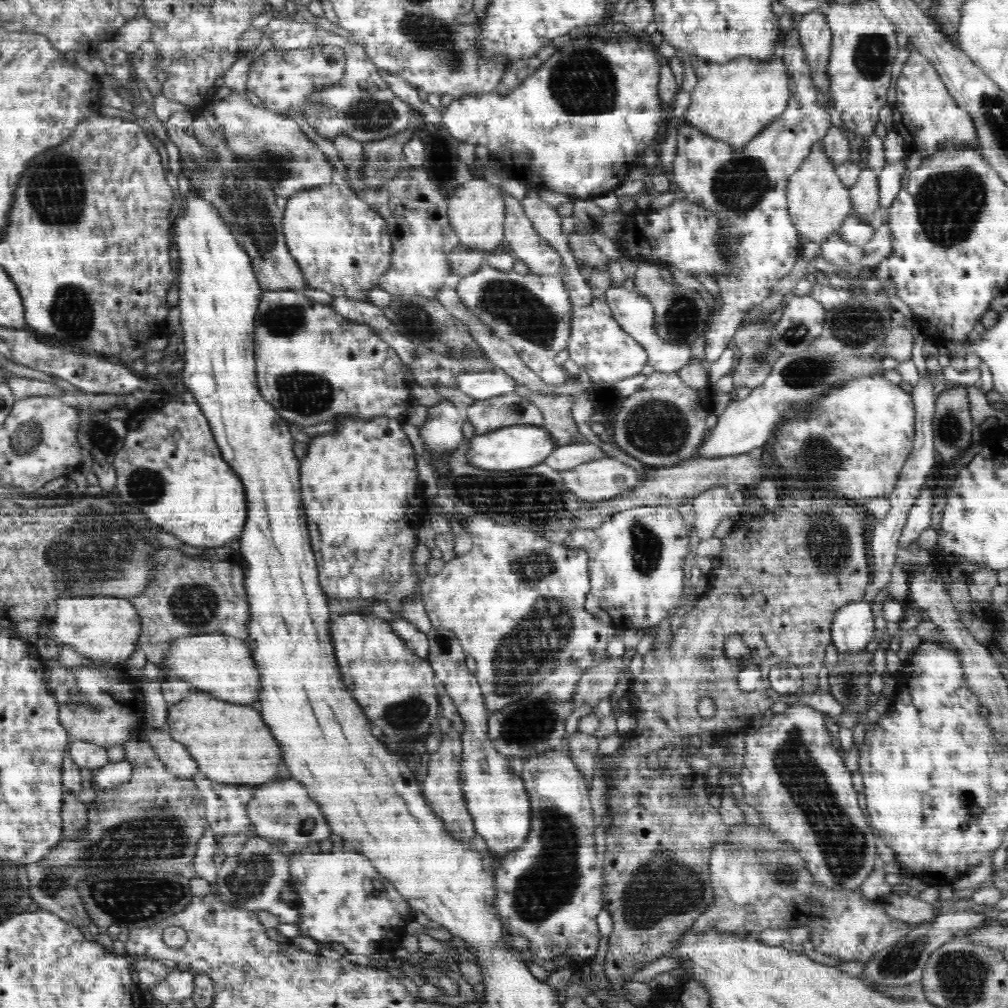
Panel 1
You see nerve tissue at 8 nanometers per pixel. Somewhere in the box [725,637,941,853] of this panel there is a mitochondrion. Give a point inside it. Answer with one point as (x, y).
(851, 691)

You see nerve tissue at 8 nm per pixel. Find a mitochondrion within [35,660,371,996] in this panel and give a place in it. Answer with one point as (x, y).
(126, 900)

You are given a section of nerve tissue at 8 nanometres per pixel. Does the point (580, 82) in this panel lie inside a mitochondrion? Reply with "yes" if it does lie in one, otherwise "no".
yes

